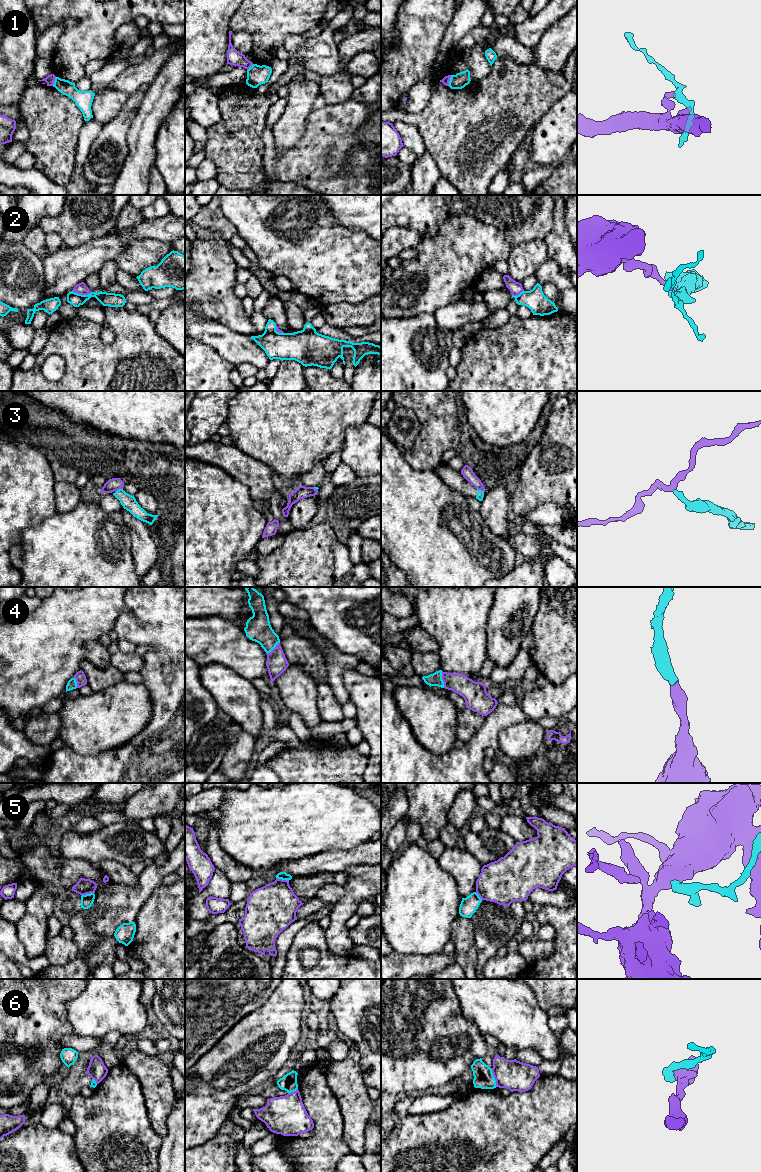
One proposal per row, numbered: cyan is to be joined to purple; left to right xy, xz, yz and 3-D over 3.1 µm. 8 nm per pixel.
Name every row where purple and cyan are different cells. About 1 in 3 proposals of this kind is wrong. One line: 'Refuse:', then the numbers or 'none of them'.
Refuse: 1, 2, 3, 5, 6

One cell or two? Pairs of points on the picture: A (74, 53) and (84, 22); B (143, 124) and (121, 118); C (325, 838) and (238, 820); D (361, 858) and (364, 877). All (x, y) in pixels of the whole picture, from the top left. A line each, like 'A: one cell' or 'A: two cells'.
A: one cell
B: two cells
C: one cell
D: two cells

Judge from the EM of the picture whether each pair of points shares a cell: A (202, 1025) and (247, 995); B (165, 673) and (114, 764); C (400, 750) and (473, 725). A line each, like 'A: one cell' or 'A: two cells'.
A: one cell
B: one cell
C: two cells

